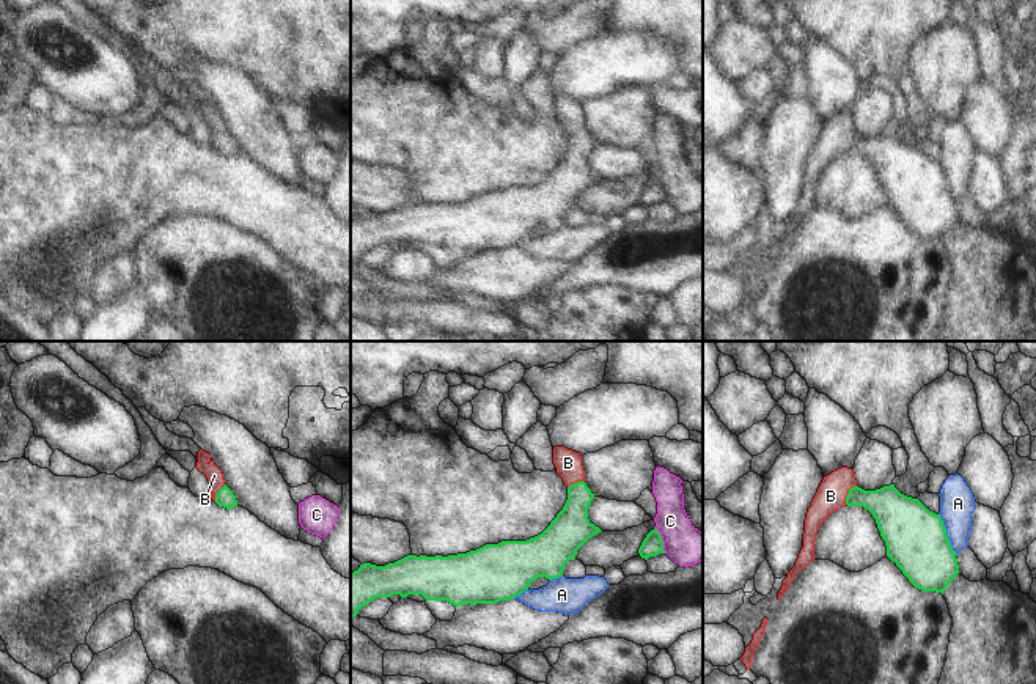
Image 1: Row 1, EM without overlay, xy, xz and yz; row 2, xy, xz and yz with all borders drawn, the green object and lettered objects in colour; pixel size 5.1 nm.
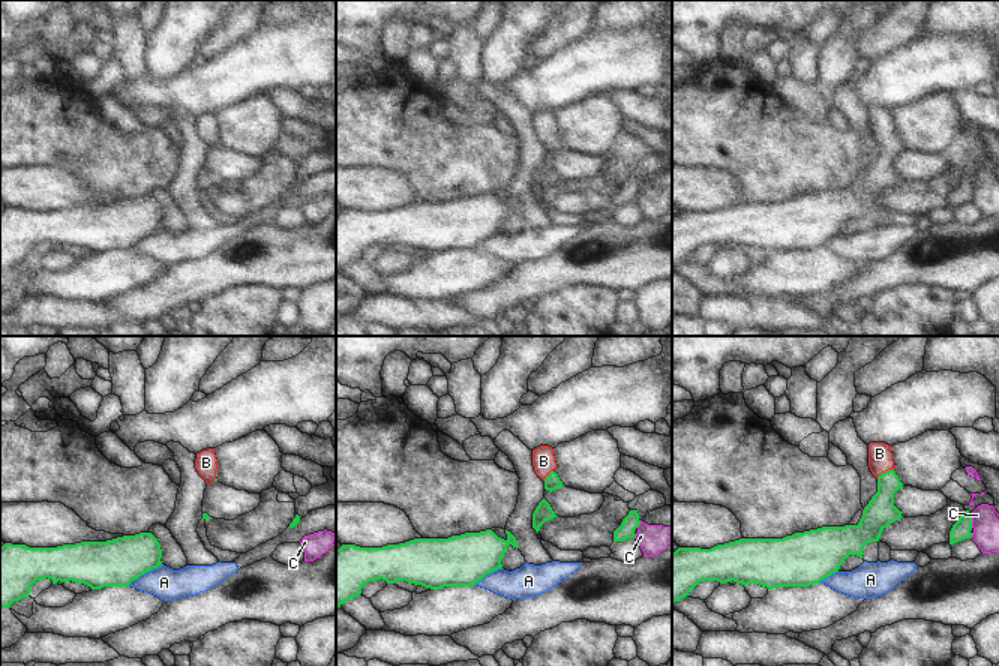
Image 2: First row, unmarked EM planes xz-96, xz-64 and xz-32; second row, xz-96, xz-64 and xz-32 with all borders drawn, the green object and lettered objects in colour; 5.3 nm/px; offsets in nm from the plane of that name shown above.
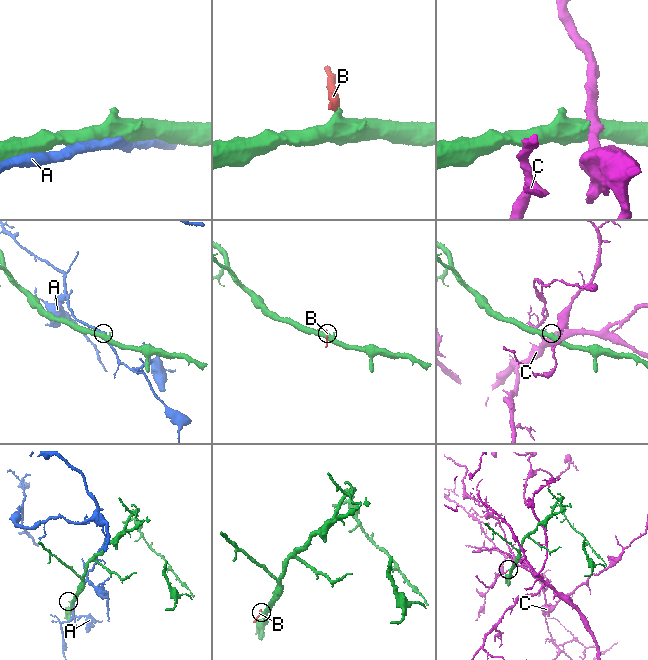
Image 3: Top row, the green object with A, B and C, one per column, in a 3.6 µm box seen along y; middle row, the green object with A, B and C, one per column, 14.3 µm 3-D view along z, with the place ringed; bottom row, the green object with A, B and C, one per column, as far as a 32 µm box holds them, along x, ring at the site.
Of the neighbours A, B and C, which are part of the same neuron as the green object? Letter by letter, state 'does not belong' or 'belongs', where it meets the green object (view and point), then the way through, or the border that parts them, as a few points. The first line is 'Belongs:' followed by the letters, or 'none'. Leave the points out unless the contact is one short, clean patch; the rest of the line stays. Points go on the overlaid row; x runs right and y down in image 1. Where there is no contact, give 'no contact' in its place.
Belongs: B
A: does not belong | yz (945, 533)
B: belongs | yz (848, 494) | across yz (893, 511), (885, 503), (848, 494), (830, 496)
C: does not belong | xz (661, 540) | along xz (654, 527), (665, 552)

